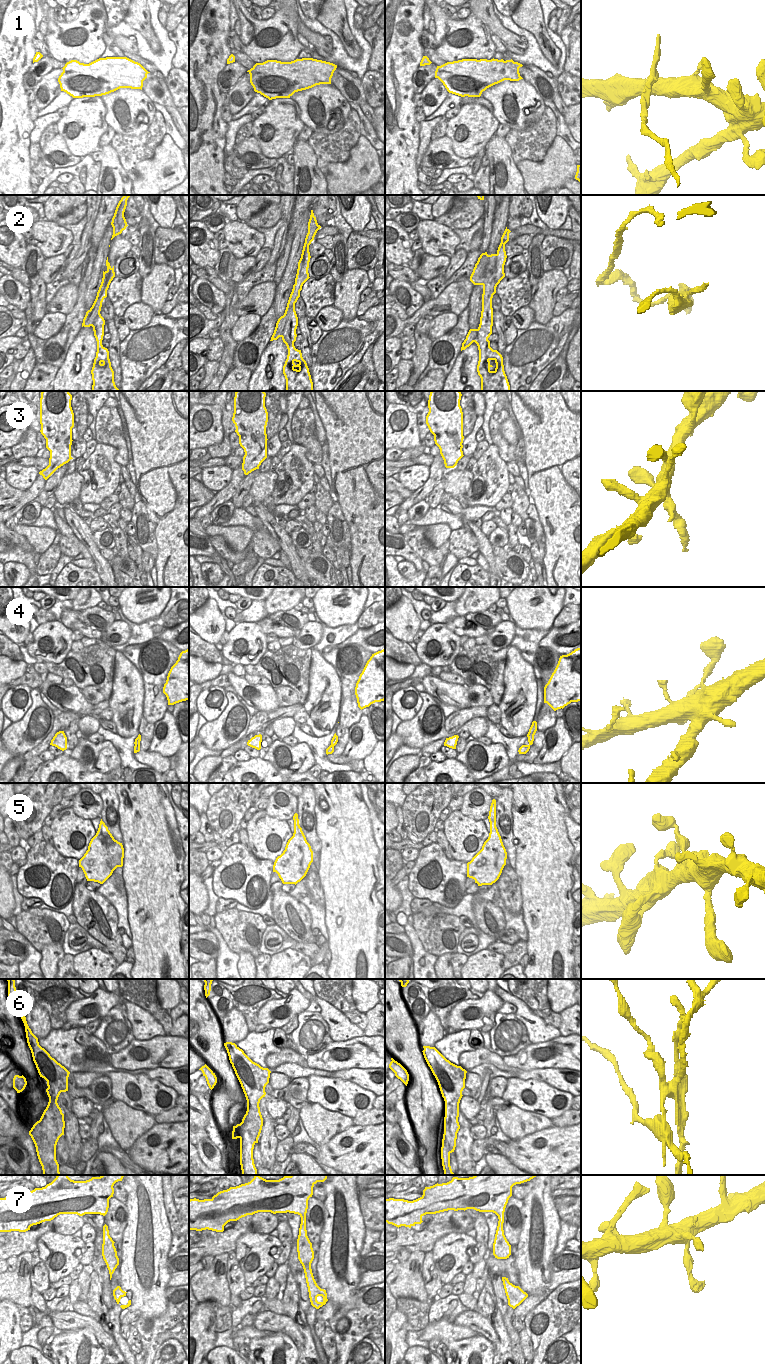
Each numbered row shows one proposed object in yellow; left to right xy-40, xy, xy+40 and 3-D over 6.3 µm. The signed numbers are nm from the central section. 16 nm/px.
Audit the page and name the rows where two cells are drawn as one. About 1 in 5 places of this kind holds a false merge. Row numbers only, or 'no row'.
1, 2, 6

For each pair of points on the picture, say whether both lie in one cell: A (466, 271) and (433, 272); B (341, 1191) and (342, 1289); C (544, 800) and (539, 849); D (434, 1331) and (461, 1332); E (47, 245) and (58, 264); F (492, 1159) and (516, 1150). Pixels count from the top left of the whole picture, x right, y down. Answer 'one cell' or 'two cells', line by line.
A: two cells
B: one cell
C: one cell
D: one cell
E: two cells
F: two cells

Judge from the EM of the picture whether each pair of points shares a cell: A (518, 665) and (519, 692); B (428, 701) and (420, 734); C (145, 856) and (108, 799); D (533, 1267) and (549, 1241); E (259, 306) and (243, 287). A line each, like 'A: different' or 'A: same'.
A: same
B: same
C: different
D: same
E: different

